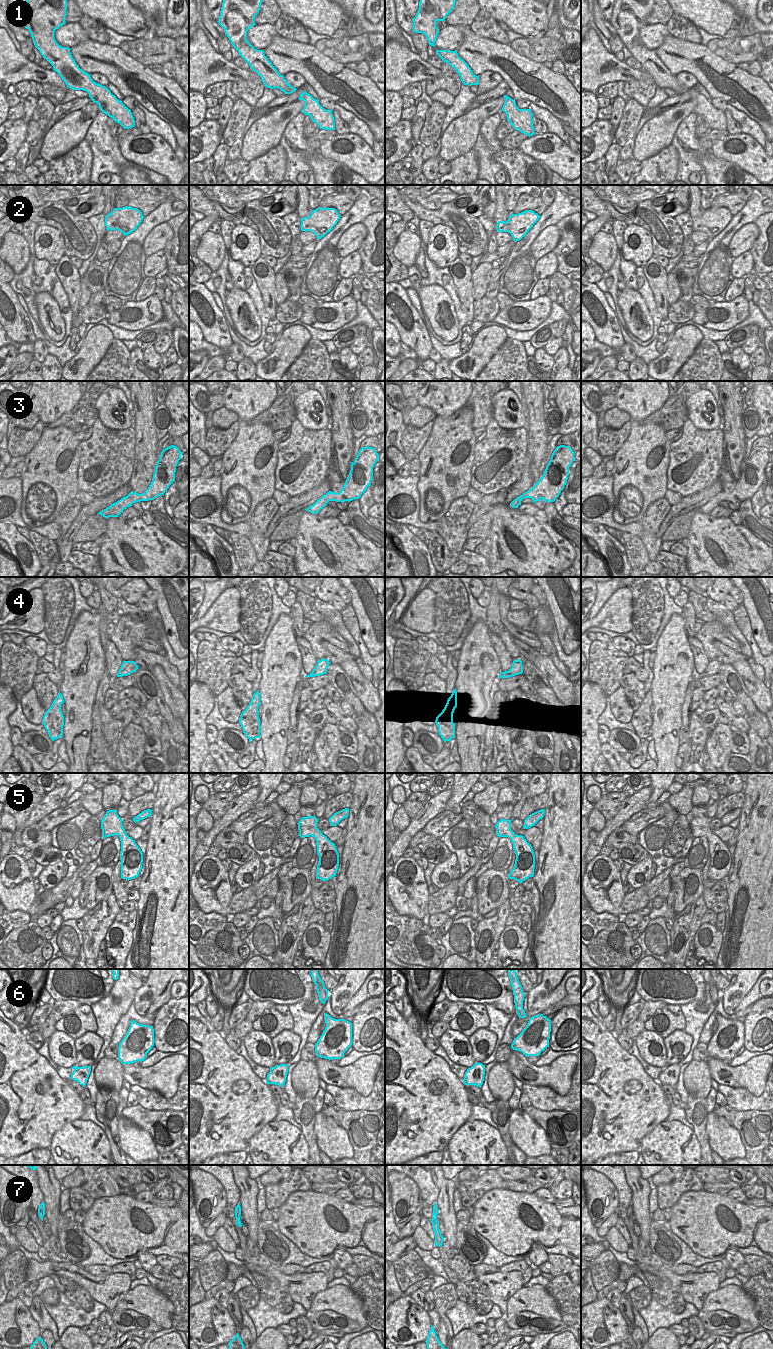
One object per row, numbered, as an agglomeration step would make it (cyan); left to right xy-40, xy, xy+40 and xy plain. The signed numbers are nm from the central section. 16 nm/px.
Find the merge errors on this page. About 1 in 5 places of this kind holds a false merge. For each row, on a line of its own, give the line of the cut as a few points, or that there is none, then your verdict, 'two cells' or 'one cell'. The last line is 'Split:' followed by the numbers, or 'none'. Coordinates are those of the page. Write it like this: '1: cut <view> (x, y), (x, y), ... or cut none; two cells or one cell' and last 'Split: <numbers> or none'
1: cut none; one cell
2: cut none; one cell
3: cut none; one cell
4: cut none; one cell
5: cut none; one cell
6: cut none; one cell
7: cut none; one cell
Split: none

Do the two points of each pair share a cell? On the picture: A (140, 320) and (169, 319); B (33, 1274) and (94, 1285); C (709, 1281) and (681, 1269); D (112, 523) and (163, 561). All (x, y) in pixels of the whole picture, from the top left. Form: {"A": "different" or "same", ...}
{"A": "different", "B": "same", "C": "different", "D": "same"}

